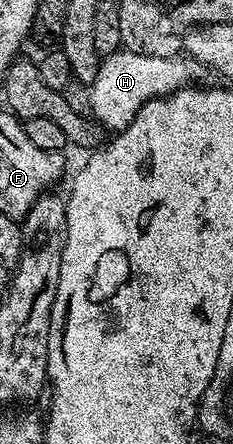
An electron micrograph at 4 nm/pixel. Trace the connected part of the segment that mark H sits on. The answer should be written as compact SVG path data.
M124 49L108 55L99 64L97 77L89 85L91 93L90 114L111 133L118 133L129 126L133 117L150 99L160 99L162 95L172 95L186 88L192 81L191 75L183 67L168 61L162 55L142 55Z

